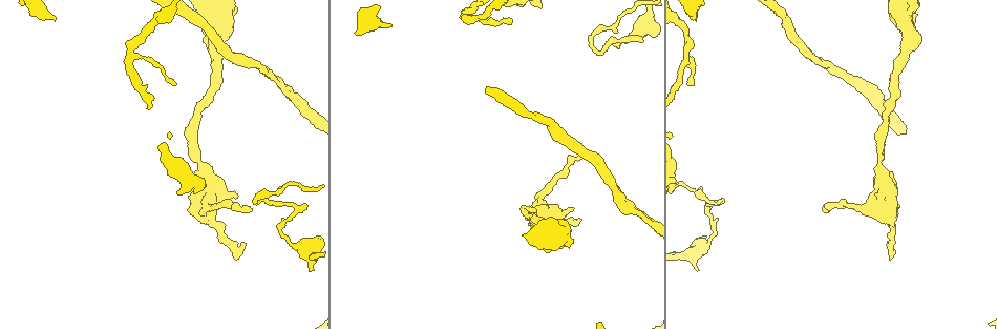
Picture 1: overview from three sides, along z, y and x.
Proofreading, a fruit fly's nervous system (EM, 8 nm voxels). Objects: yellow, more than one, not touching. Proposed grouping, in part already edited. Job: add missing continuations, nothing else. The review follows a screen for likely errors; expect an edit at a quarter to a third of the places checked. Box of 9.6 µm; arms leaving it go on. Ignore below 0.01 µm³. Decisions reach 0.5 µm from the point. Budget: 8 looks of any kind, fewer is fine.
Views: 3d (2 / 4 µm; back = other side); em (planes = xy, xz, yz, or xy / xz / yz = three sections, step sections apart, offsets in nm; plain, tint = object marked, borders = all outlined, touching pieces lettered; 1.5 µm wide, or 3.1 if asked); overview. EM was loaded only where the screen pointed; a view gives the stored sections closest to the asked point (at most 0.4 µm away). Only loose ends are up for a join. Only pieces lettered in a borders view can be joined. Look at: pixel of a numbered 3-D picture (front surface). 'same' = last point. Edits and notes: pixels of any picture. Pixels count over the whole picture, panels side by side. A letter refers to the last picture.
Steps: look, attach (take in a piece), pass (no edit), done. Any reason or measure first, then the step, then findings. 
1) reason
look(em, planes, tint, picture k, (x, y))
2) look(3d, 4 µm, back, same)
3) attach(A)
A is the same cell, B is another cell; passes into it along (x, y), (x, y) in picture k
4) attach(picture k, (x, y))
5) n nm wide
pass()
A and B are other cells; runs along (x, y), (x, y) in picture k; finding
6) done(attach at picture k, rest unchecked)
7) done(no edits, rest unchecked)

an open end
look(3d, 4 µm, picture 1, (252, 210))

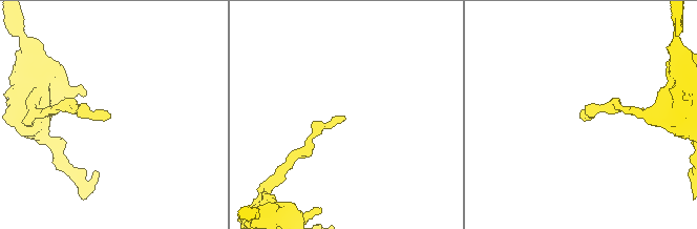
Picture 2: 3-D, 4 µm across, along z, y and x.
now the EM
look(em, planes, borders, picture 2, (344, 117))

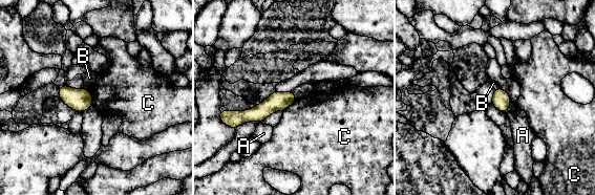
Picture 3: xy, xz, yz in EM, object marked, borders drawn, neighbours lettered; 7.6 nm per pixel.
C touches over 160 nm
pass()
A, B and C are other cells; runs along (293, 98), (235, 117) in picture 3; no lettered piece goes on from it

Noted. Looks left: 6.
stops while still wide
look(em, planes, tint, picture 1, (238, 196))

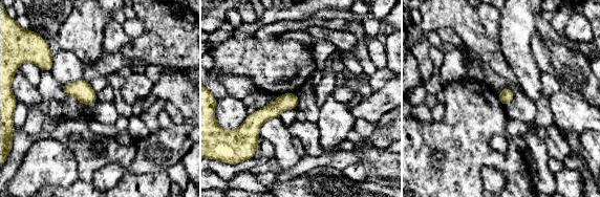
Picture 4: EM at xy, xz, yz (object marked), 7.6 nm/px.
what lies round it
look(em, planes, borders, same)

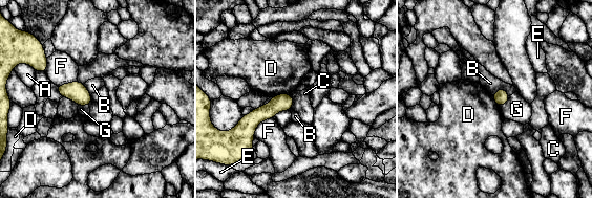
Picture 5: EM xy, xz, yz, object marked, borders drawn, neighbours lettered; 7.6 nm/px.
pass()
A, B, C, D, E, F and G are other cells; border along (291, 93), (293, 98), (292, 108) in picture 5; no lettered piece goes on from it

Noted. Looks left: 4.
thin end
look(em, xy, step 8, tint, picture 1, (174, 84))

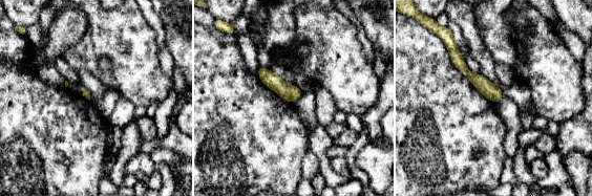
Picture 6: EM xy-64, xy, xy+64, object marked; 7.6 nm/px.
look(em, planes, borders, same)

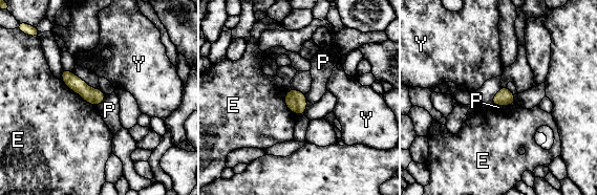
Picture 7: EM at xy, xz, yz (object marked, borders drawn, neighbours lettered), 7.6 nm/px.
130 nm wide
pass()
E, P and Y are other cells; runs along (64, 72), (90, 95), (101, 99) in picture 7; no lettered piece goes on from it

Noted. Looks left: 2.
done(no edits, rest unchecked)

